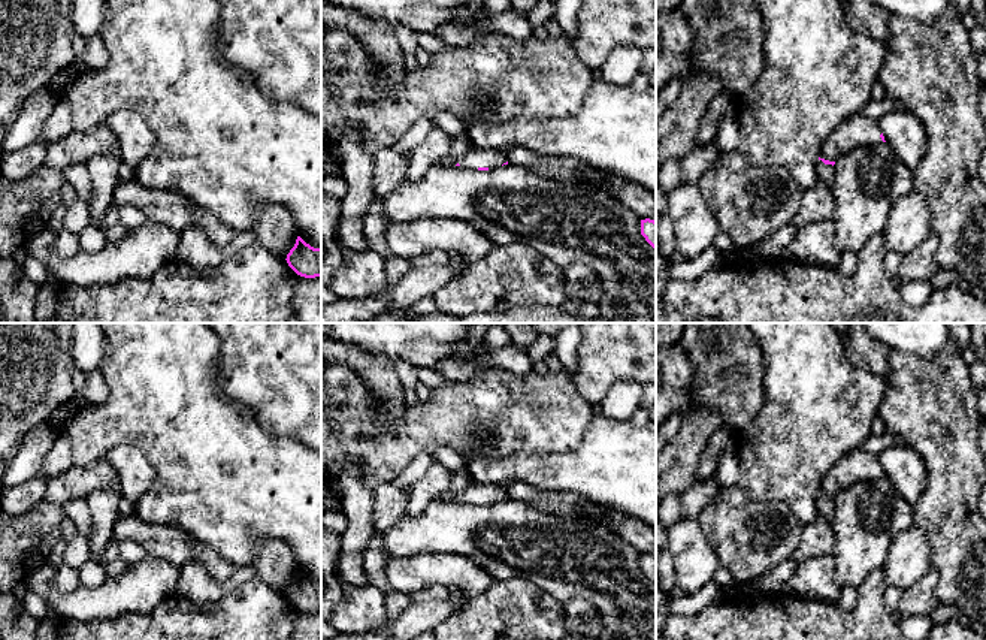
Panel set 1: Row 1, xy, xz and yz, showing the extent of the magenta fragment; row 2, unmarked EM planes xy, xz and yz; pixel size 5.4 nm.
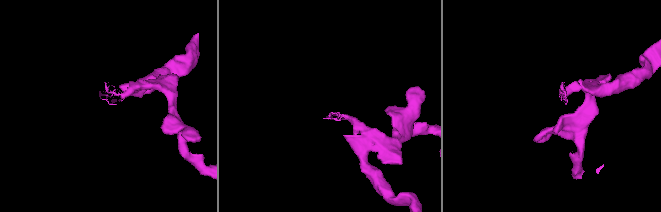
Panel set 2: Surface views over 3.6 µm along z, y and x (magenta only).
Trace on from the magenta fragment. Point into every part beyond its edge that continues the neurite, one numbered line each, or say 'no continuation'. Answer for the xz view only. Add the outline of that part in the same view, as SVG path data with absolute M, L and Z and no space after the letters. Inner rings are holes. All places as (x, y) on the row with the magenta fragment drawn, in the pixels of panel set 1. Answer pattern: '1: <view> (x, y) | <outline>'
1: xz (474, 157) | M471 145L471 148L457 160L462 167L497 167L506 163L506 157L502 151L481 150Z

